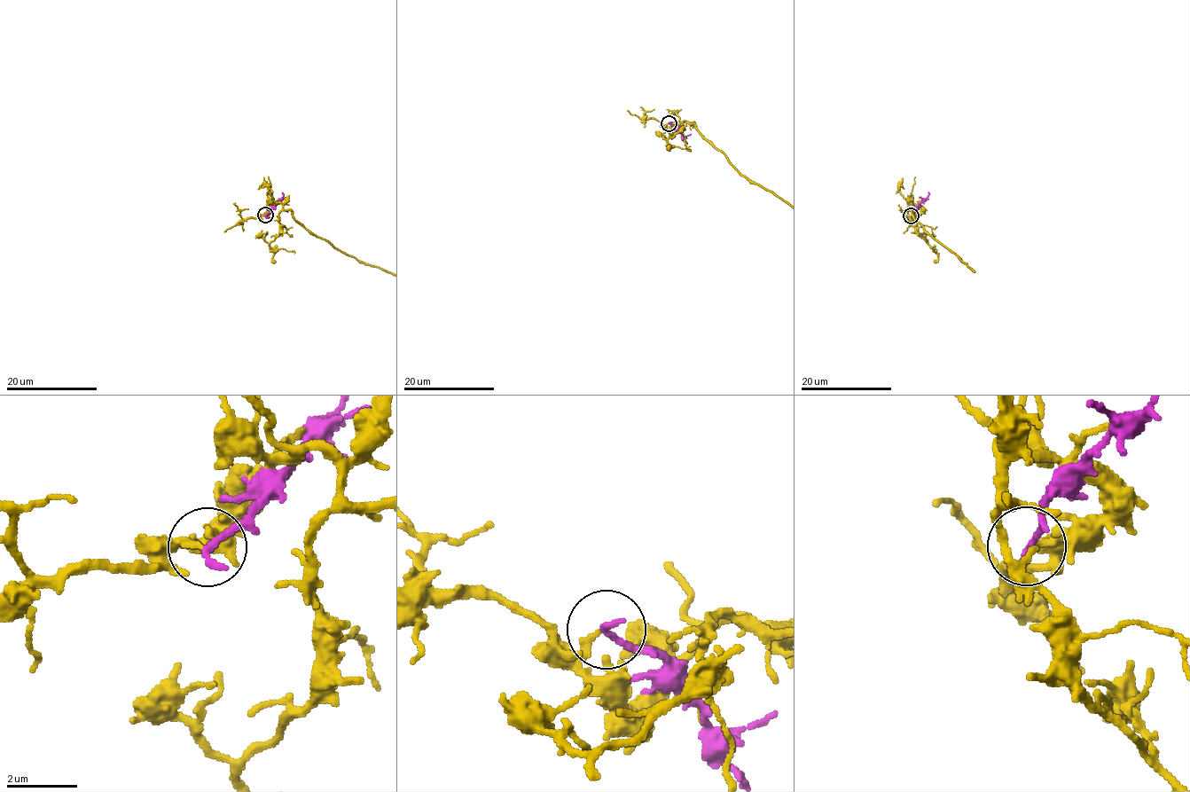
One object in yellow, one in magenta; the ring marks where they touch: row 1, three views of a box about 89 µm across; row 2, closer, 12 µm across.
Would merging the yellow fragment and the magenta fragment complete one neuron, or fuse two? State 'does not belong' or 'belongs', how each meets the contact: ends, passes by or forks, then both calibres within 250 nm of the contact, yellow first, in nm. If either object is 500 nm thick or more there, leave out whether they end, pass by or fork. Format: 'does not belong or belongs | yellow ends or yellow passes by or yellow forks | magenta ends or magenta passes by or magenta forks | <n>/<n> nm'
does not belong | yellow ends | magenta ends | 180/240 nm

